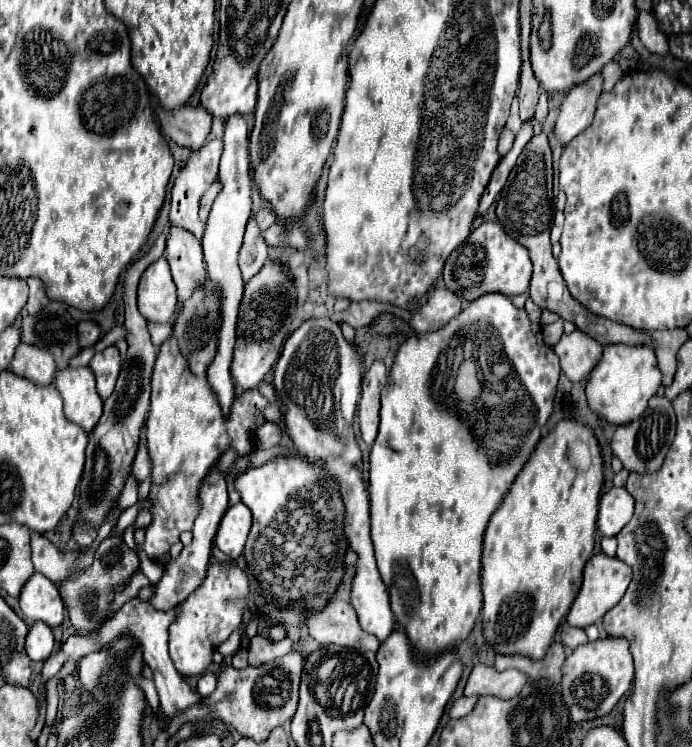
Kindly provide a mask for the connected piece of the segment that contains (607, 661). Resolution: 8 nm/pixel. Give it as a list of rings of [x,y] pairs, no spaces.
[[[606,637],[580,645],[566,657],[562,667],[562,697],[572,721],[588,721],[608,715],[634,681],[630,643],[622,637]]]

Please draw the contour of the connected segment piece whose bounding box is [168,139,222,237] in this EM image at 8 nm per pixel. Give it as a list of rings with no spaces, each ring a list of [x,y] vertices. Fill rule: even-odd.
[[[214,139],[210,143],[206,143],[202,149],[194,151],[186,163],[186,167],[180,171],[174,187],[172,187],[172,207],[170,207],[170,215],[168,215],[168,223],[174,227],[184,227],[184,229],[192,229],[192,233],[196,237],[204,235],[204,223],[198,217],[198,203],[200,197],[204,195],[204,191],[212,185],[212,181],[218,175],[218,167],[220,167],[220,151],[222,151],[222,141]]]

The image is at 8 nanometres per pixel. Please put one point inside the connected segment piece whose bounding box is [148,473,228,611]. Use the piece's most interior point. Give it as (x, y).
(183, 575)

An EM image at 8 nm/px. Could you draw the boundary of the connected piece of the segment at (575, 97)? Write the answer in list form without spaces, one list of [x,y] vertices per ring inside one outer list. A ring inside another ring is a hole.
[[[594,75],[586,83],[580,83],[566,93],[554,125],[554,137],[562,147],[566,147],[566,143],[570,143],[580,131],[584,131],[592,123],[600,89],[602,79],[600,75]]]

